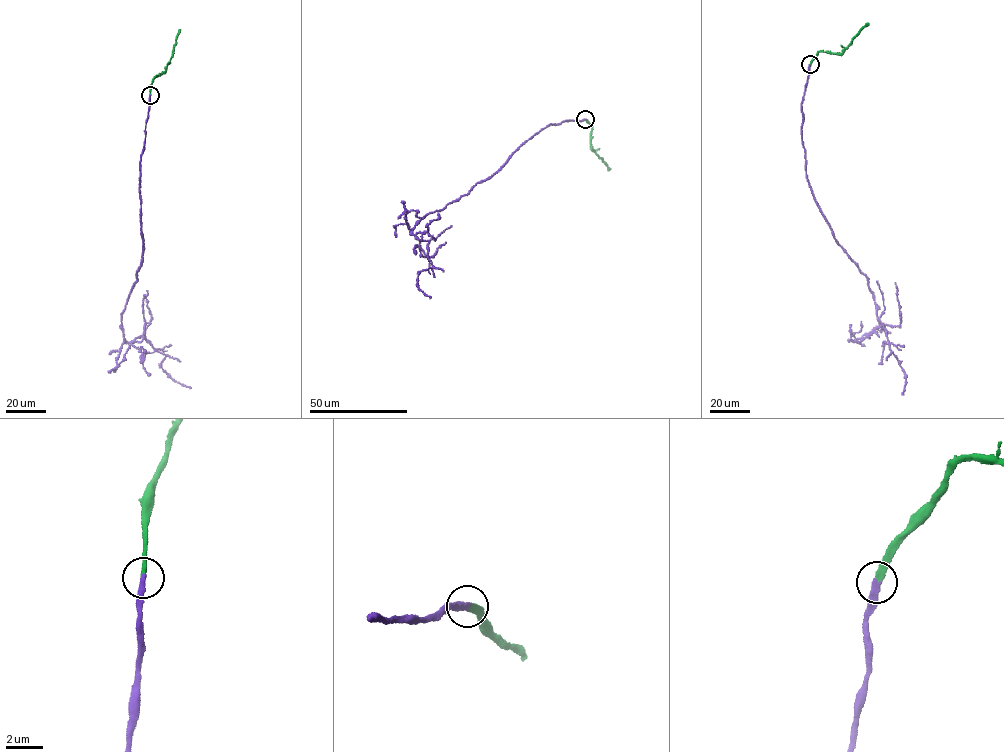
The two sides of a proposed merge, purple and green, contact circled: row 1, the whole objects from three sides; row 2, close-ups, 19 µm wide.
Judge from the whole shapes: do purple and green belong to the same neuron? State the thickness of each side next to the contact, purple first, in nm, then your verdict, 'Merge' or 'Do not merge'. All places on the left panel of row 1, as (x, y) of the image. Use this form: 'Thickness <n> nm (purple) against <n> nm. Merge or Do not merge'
Thickness 360 nm (purple) against 280 nm. Merge

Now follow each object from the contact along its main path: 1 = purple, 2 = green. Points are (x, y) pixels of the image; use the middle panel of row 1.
1: (585, 120), (543, 128), (415, 225), (432, 267), (417, 284), (431, 297)
2: (585, 120), (591, 125), (590, 147), (609, 170)

